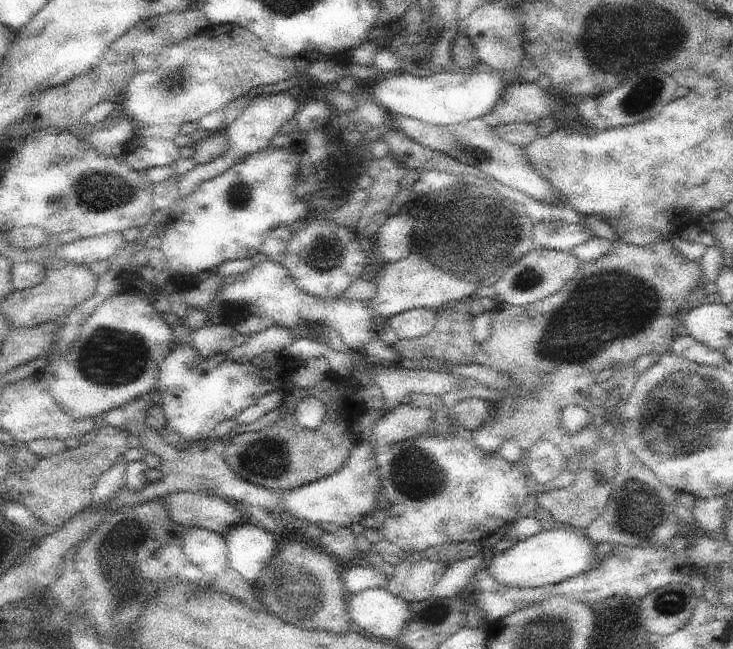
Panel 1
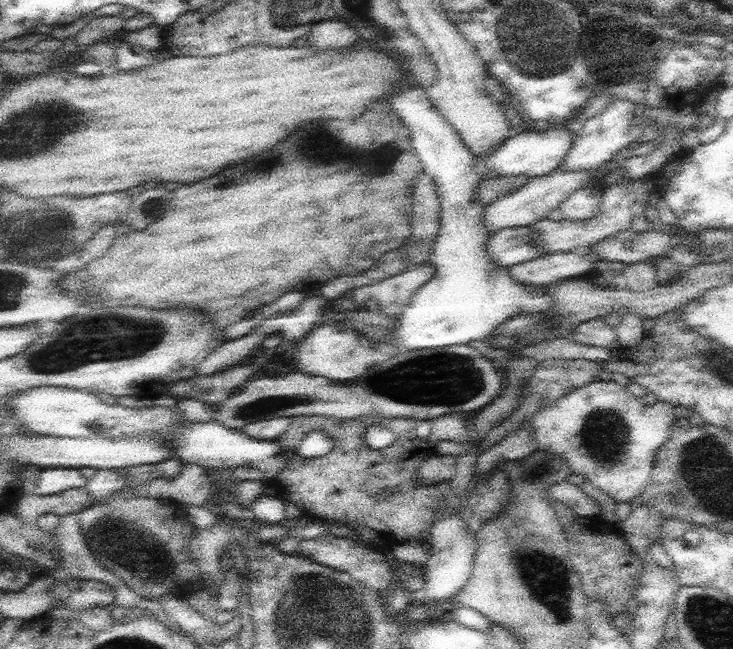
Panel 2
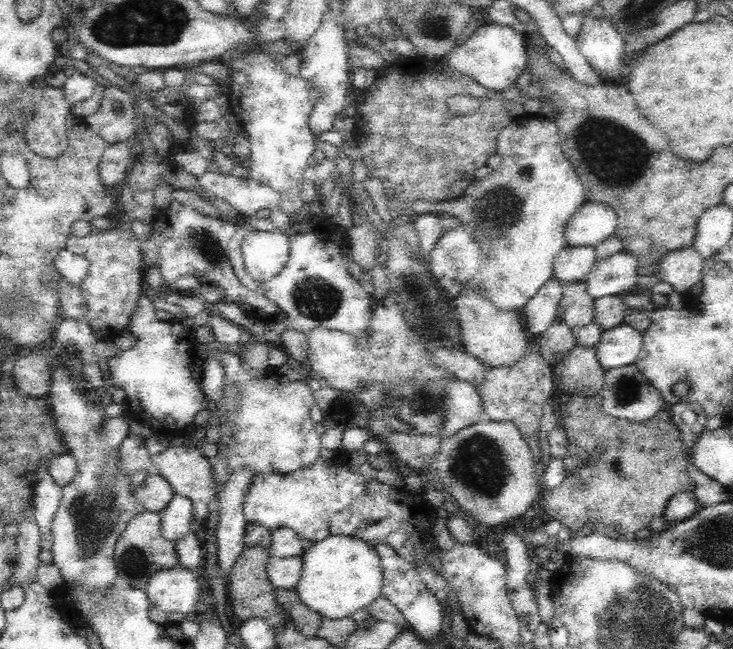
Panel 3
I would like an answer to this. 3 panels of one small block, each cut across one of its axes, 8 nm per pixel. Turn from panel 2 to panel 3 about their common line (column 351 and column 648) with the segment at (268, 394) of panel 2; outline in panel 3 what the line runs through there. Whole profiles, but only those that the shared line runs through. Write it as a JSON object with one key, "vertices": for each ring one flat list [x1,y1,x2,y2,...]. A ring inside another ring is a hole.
{"vertices":[[628,364,622,368,610,368,605,371,605,381,600,390,604,412,616,419,645,423,656,416,666,404,662,393,640,372,637,364]]}

